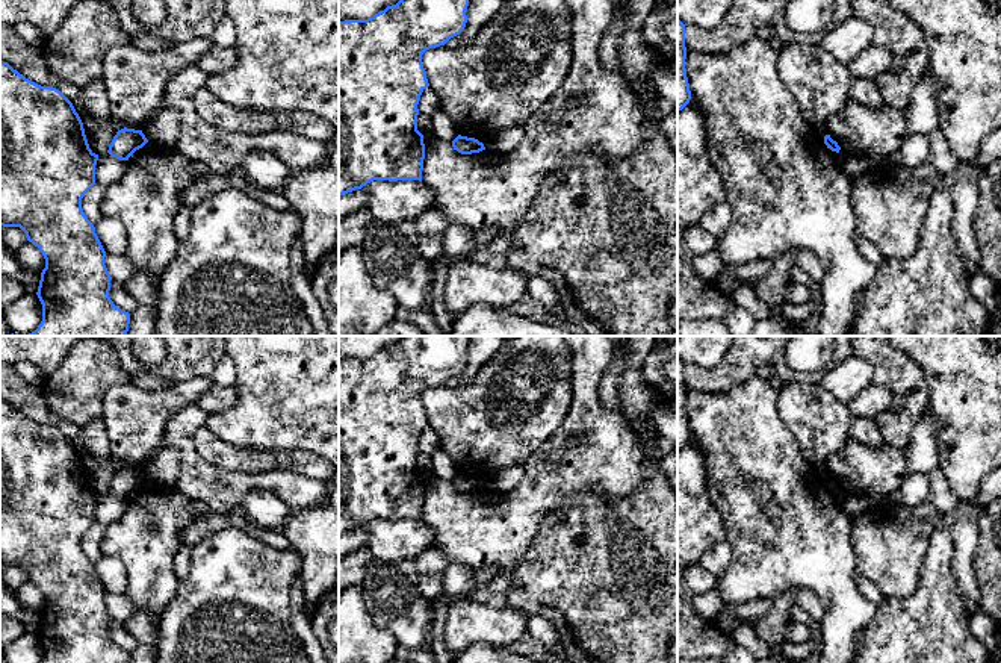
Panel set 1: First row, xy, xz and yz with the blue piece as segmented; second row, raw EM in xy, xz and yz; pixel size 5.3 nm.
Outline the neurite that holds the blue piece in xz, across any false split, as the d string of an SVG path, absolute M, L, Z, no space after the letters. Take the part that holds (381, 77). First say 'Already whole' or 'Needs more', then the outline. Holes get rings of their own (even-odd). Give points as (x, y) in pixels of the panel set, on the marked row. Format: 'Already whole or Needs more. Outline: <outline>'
Already whole. Outline: M399 0L367 20L339 23L339 195L373 180L422 182L425 144L417 130L417 104L429 86L422 54L464 30L467 6L469 0Z

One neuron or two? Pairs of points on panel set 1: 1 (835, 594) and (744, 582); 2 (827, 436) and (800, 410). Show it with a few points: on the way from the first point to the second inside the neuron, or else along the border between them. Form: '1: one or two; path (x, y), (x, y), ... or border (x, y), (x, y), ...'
1: one; path (812, 575), (767, 575)
2: one; path (820, 433), (808, 418)

